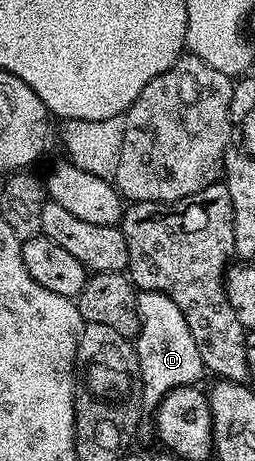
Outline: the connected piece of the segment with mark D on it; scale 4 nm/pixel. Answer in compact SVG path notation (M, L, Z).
M139 292L138 310L140 311L140 331L136 338L138 366L142 372L142 407L146 411L157 410L158 404L176 387L198 385L204 377L200 350L196 348L196 339L188 331L180 307L168 299L168 295Z

